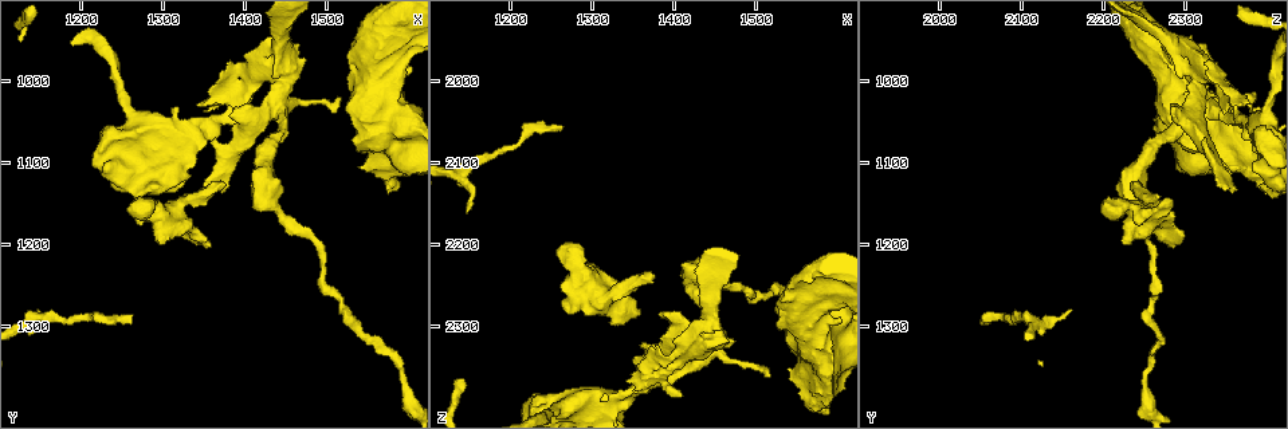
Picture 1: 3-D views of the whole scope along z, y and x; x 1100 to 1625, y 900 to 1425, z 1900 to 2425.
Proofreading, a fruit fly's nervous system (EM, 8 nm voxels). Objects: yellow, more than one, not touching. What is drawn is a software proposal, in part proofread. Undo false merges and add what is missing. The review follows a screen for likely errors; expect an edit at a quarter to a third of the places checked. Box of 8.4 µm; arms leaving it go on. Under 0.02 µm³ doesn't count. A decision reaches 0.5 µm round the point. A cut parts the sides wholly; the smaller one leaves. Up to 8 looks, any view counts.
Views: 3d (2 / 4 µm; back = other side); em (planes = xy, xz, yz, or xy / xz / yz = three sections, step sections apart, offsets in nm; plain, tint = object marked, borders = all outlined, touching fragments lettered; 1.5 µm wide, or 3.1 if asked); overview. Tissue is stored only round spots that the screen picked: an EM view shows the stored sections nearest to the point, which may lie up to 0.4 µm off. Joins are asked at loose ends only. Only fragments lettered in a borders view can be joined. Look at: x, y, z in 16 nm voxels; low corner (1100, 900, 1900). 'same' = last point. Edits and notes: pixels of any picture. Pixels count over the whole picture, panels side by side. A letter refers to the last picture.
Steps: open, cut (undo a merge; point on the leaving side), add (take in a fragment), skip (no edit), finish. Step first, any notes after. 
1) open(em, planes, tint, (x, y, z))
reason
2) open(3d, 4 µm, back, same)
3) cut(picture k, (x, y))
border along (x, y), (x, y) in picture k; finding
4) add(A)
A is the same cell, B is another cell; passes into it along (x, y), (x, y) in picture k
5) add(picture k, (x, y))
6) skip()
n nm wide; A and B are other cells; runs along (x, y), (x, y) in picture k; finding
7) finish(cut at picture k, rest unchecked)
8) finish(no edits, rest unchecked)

open(em, planes, borders, (1440, 1035, 2320))
touches itself

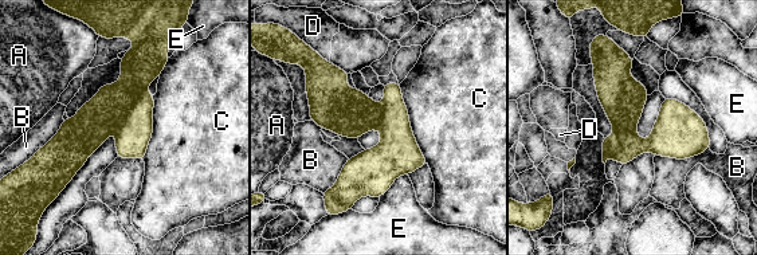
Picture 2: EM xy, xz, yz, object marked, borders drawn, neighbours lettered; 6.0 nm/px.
cut(picture 2, (104, 114))
A, B, C, D and E are other cells; the part that leaves runs along (163, 59), (71, 145), (59, 179) in picture 2; two neurons meet here

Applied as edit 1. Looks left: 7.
open(3d, 2 µm, (1290, 1200, 2225))
branch stops here

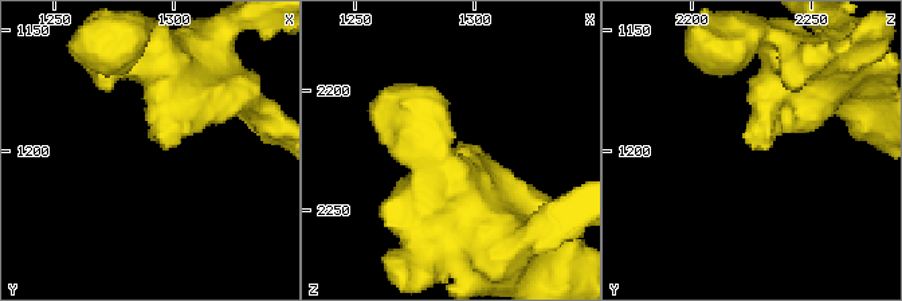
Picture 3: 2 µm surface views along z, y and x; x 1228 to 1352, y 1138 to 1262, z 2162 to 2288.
open(em, planes, borders, (1293, 1194, 2223))
now the EM

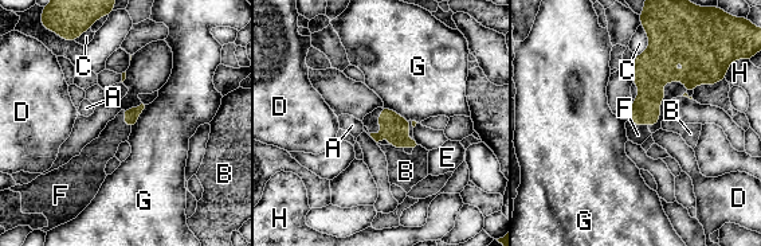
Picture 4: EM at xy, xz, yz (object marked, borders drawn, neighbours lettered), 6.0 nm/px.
add(F)
F is the same cell, A, B, C, D, E, G and H are other cells; passes into it along (389, 121), (380, 125), (369, 120) in picture 4; the neuron continues

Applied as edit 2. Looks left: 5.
finish(cut at picture 2, add at picture 4, rest unchecked)

